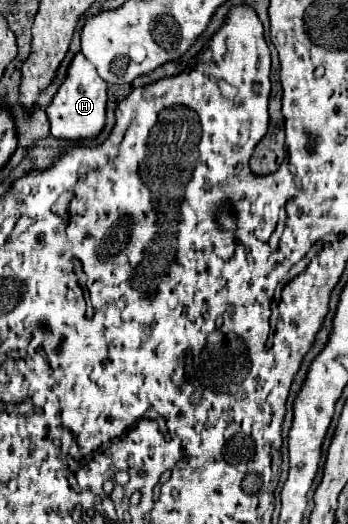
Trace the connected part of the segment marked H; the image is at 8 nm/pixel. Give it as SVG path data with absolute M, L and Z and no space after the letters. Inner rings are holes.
M77 53L63 85L59 87L57 95L53 97L51 105L47 107L47 115L51 121L51 135L57 139L95 139L105 127L105 109L107 109L107 85L97 77L93 65Z

